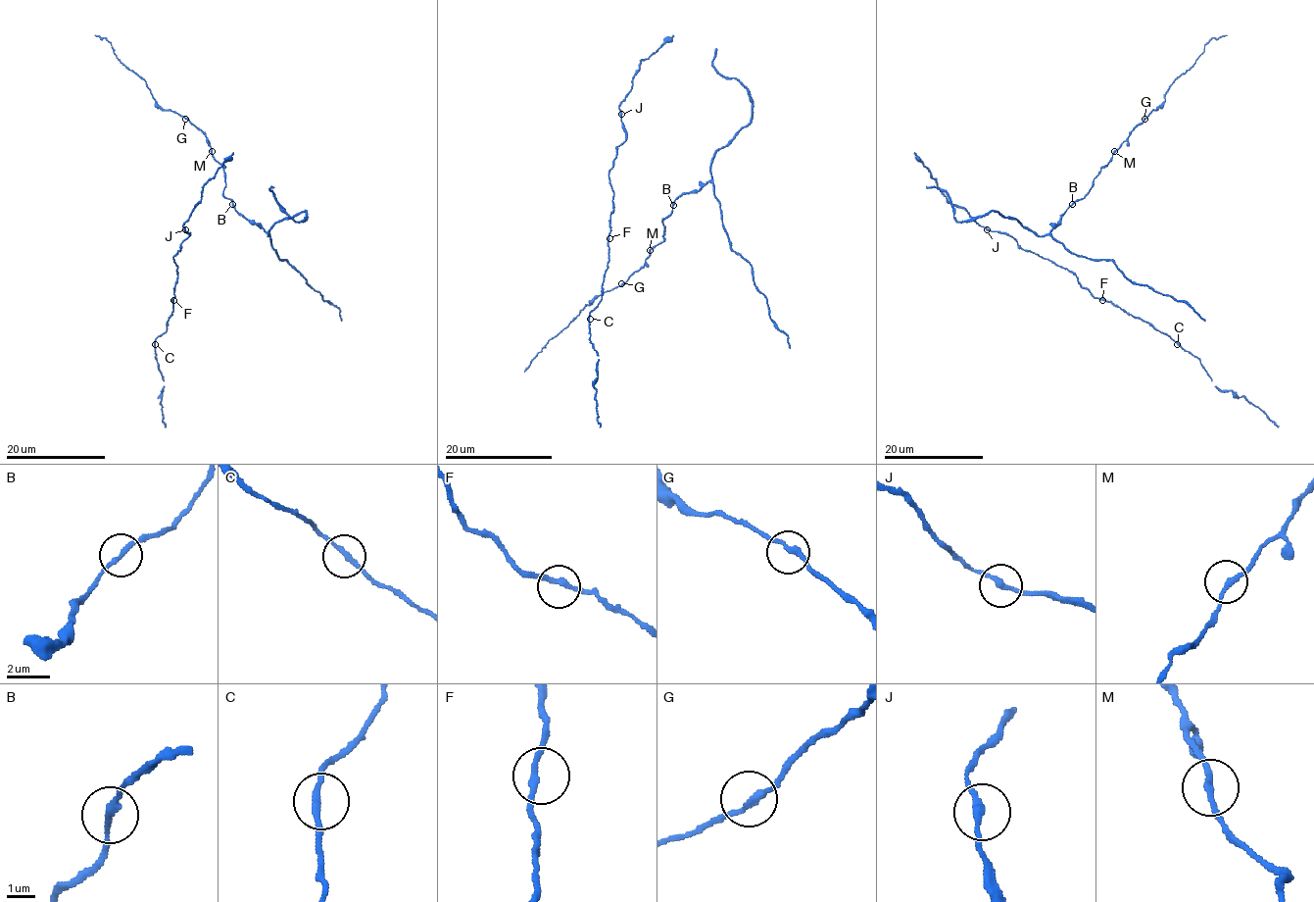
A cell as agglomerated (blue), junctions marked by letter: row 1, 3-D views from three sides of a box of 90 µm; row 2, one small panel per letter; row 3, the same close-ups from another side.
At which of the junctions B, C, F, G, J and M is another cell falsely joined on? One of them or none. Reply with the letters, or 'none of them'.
none of them

